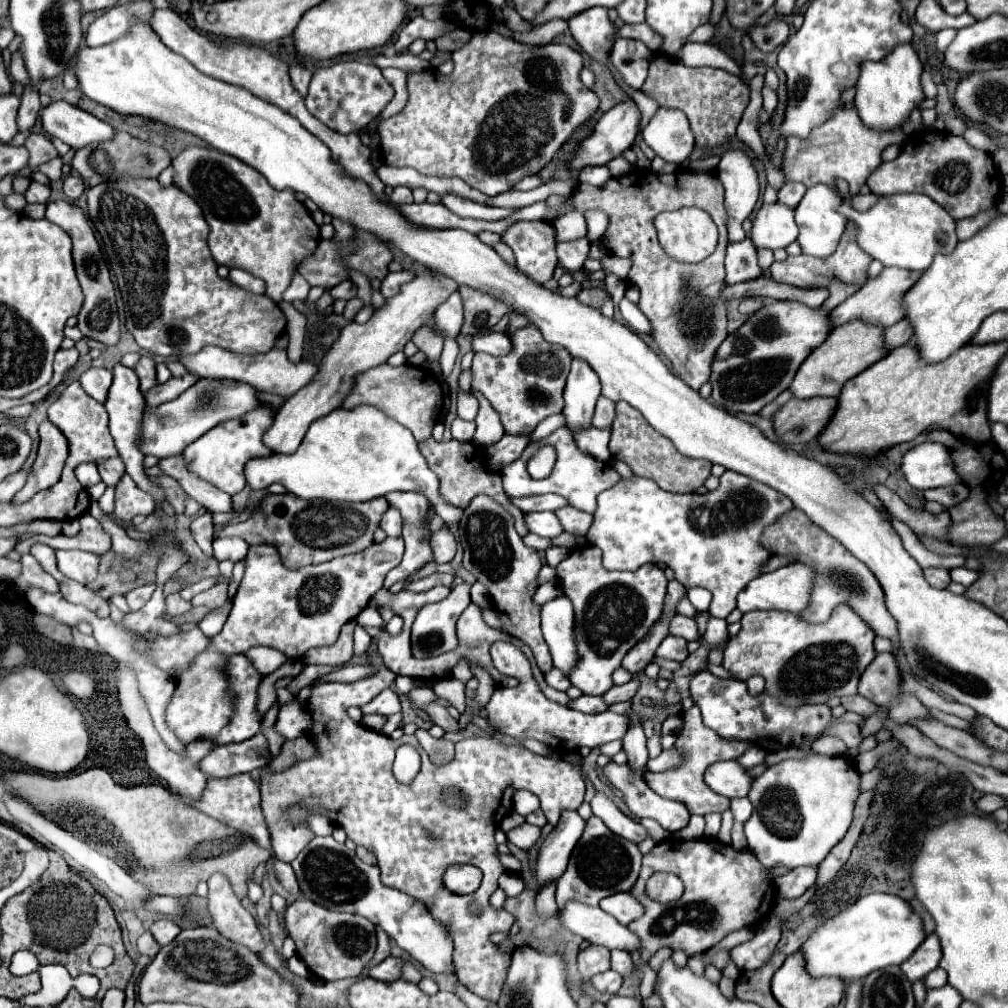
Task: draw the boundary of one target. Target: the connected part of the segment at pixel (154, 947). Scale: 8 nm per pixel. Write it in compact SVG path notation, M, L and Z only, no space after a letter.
M143 933L143 935L137 939L137 951L139 951L139 955L155 957L157 951L159 951L159 945L157 945L157 941L153 939L151 933Z

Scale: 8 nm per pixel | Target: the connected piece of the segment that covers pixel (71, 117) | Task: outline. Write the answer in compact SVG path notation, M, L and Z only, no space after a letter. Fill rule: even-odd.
M51 101L41 109L39 115L45 133L51 137L59 137L73 149L107 141L115 133L111 125L67 101Z

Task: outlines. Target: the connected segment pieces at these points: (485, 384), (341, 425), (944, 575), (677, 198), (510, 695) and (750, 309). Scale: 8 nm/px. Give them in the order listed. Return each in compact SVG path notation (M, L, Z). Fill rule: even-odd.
M535 325L517 329L511 343L511 353L503 357L475 353L473 389L481 391L499 413L505 433L533 433L545 417L563 411L563 389L573 357L561 345L547 343Z
M357 405L355 409L335 409L327 417L321 417L311 423L303 443L293 455L269 455L261 459L251 459L245 465L245 477L251 489L267 489L271 483L281 483L287 491L291 491L297 497L303 497L305 501L321 499L321 501L371 501L375 497L383 497L391 491L421 491L429 503L435 507L437 515L445 521L445 525L453 527L461 521L463 509L457 509L443 501L439 495L439 479L437 475L427 467L425 457L417 449L417 441L411 431L407 431L403 425L387 417L383 411L375 409L375 429L363 429L363 405Z
M925 569L925 579L935 589L945 589L951 581L947 569Z
M635 169L633 173L627 173L625 177L611 177L601 187L579 183L577 189L571 195L551 195L547 199L549 209L561 209L565 203L571 203L573 211L583 213L587 209L599 209L599 211L605 211L609 215L609 227L607 227L607 231L603 235L603 243L605 243L605 247L607 247L607 251L611 255L631 259L631 269L627 273L627 281L641 291L639 309L643 311L643 315L649 319L649 323L653 327L651 335L653 335L655 343L659 345L659 349L669 357L669 361L673 363L673 367L679 373L679 377L695 391L699 391L699 387L709 381L711 361L713 361L719 345L729 335L729 331L727 331L727 299L721 295L721 291L727 287L727 283L725 283L725 265L723 265L725 247L727 247L727 211L725 211L725 205L723 205L725 189L721 185L715 187L715 183L721 183L715 171L707 171L707 173L685 171L685 173L681 173L681 169L679 169L679 173L659 175L659 173L653 173L649 169ZM681 207L705 209L711 215L711 219L715 221L715 225L719 227L717 249L715 249L713 255L709 255L701 263L677 263L677 261L671 261L667 257L667 253L663 253L663 247L659 245L657 229L653 225L653 219L661 211L675 211L675 209L681 209Z
M499 641L499 643L495 643L491 647L491 657L493 657L493 665L499 671L519 679L517 687L499 687L493 693L493 697L487 703L487 707L485 707L487 709L487 719L503 735L517 737L517 739L537 739L537 741L553 747L553 749L561 749L561 745L567 741L567 747L571 747L575 751L579 747L595 749L595 747L601 747L601 745L605 745L609 741L621 739L625 735L625 731L627 731L627 717L623 717L623 715L617 715L617 713L611 713L611 711L587 715L587 713L571 711L565 705L549 701L539 691L537 683L533 681L527 657L515 645L511 645L507 641Z
M745 297L745 299L741 301L741 305L739 305L739 311L751 315L751 313L759 311L761 307L763 307L763 299L761 299L761 297Z

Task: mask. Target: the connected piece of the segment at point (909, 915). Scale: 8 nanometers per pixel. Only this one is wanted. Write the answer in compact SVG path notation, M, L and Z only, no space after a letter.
M871 893L815 929L813 935L803 943L801 951L807 961L807 971L813 977L837 975L845 983L851 983L853 979L867 977L875 969L901 965L913 955L925 937L921 917L907 901L897 895Z

